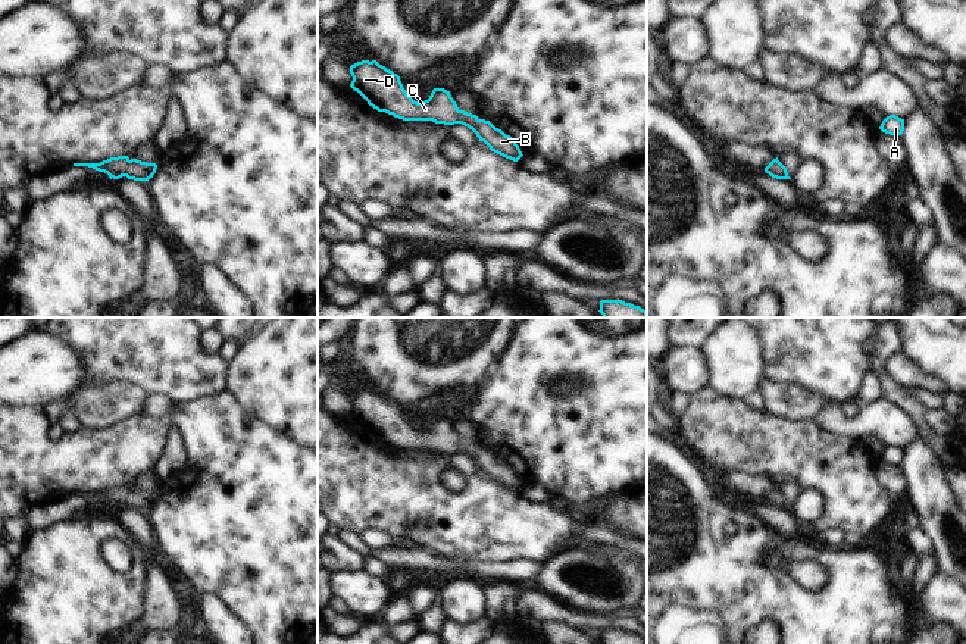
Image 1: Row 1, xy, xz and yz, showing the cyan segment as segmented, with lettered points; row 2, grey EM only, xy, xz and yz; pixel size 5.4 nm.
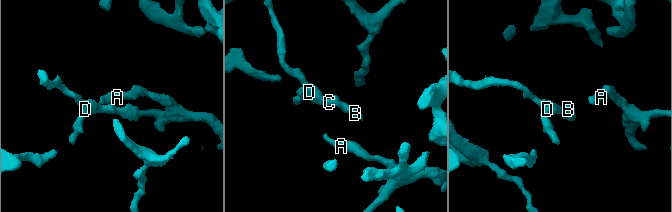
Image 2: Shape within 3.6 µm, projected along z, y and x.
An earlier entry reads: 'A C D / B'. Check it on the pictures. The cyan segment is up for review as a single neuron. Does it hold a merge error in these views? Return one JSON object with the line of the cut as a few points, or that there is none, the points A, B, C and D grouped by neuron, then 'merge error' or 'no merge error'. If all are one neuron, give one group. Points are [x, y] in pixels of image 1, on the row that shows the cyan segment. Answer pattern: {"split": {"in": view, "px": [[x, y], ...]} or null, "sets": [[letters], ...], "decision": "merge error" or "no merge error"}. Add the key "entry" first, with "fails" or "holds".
{"entry": "fails", "split": null, "sets": [["A", "B", "C", "D"]], "decision": "no merge error"}

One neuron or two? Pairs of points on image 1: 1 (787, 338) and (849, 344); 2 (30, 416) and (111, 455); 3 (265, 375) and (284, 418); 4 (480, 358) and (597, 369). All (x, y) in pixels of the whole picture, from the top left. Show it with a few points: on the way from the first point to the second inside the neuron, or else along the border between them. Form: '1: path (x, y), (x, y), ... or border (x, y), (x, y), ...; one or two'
1: path (802, 338), (813, 338), (819, 344), (834, 344); one
2: path (40, 440), (55, 455), (87, 455); one
3: path (275, 385), (284, 394), (284, 408); one
4: border (513, 333), (505, 352), (478, 384); two

